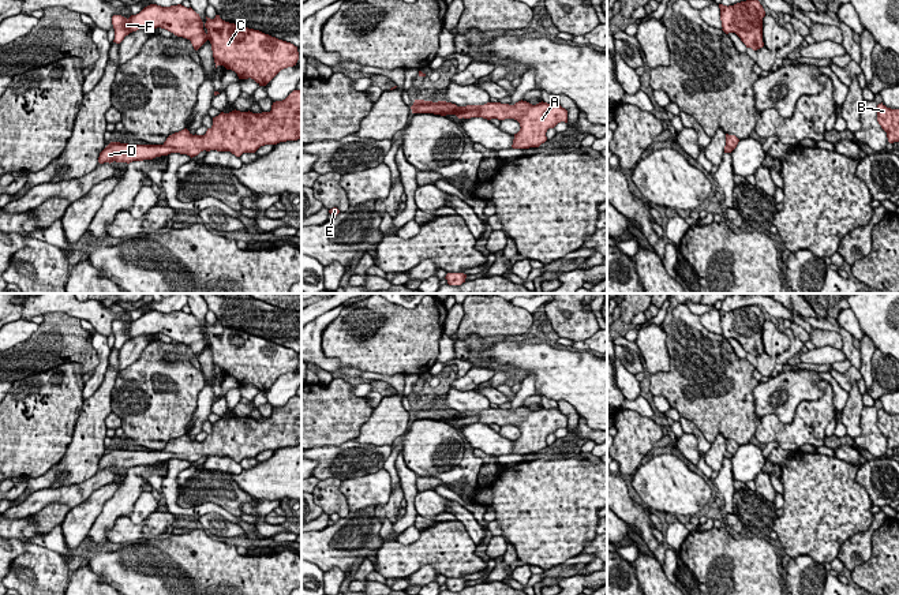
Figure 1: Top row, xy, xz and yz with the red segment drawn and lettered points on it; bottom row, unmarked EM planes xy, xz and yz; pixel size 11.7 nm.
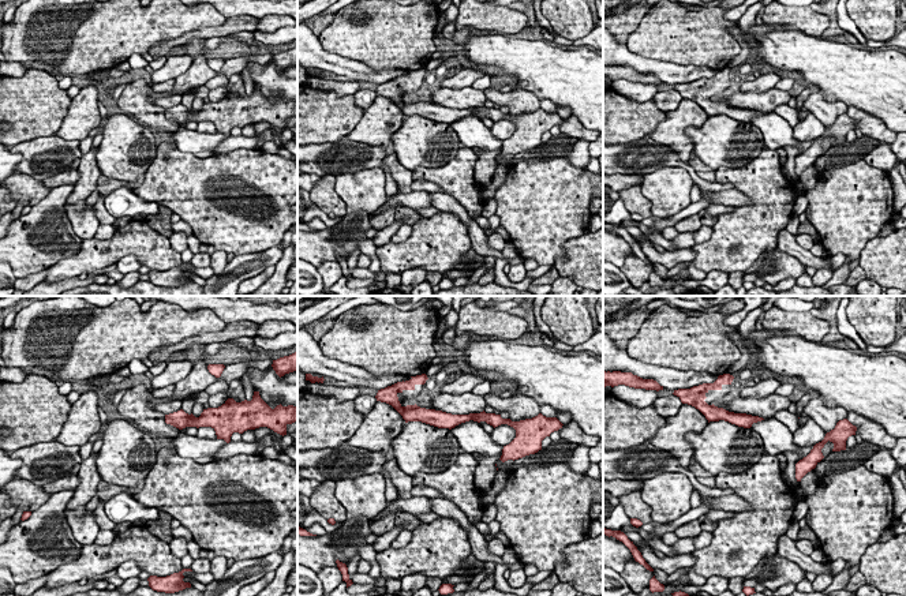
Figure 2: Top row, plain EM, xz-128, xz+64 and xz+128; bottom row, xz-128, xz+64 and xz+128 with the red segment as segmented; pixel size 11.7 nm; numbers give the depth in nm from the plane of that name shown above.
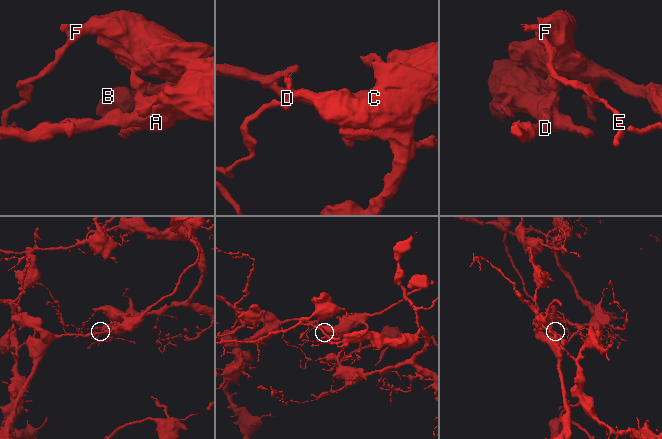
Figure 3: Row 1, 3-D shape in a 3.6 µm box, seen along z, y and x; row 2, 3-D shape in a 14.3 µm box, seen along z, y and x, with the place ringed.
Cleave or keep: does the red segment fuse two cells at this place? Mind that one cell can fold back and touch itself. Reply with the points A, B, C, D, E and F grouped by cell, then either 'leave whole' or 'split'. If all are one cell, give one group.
groups A B C D E F; leave whole

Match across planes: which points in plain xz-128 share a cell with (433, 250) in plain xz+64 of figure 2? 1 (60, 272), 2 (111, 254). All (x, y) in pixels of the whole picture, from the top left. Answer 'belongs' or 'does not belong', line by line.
1: belongs
2: belongs

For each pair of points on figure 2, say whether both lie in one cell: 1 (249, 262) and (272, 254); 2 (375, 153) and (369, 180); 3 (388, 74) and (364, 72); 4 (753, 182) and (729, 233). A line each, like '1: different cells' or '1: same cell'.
1: same cell
2: different cells
3: same cell
4: same cell

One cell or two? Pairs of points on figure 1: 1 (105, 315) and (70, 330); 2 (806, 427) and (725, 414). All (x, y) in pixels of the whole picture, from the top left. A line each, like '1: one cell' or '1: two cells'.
1: two cells
2: two cells

